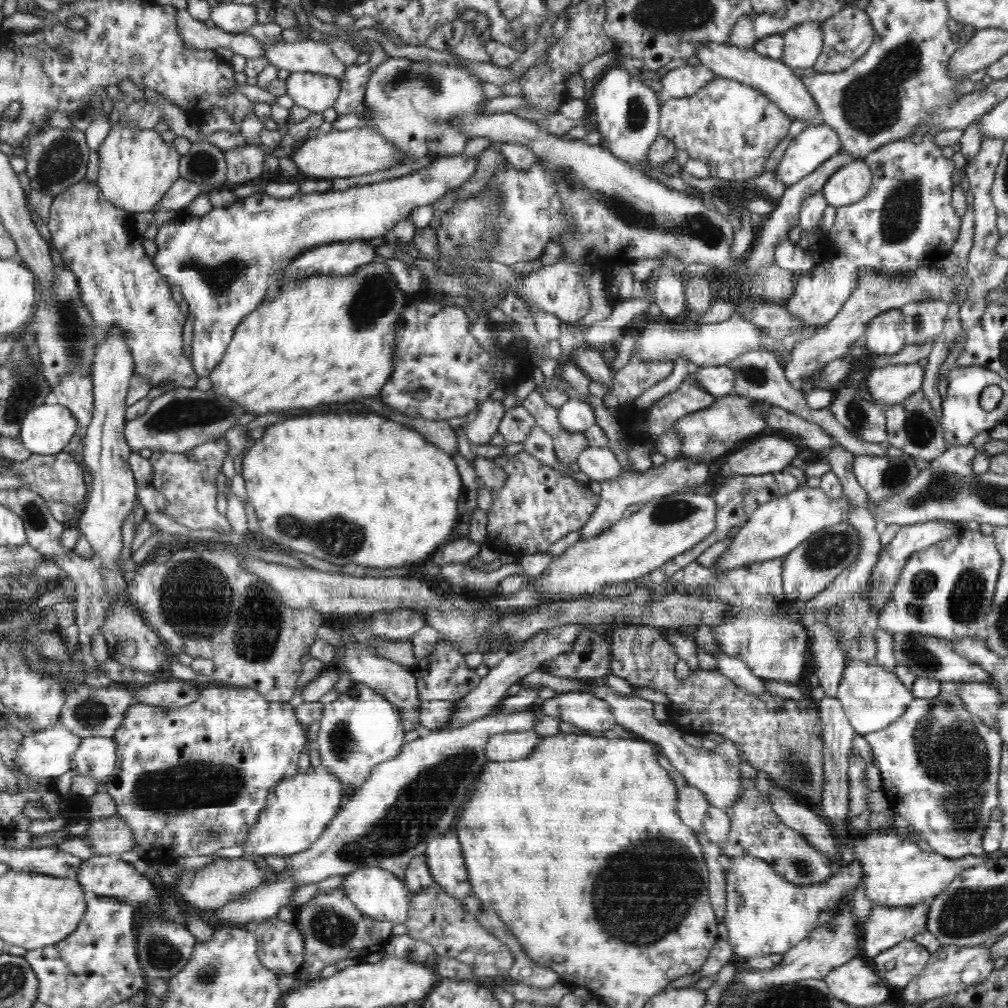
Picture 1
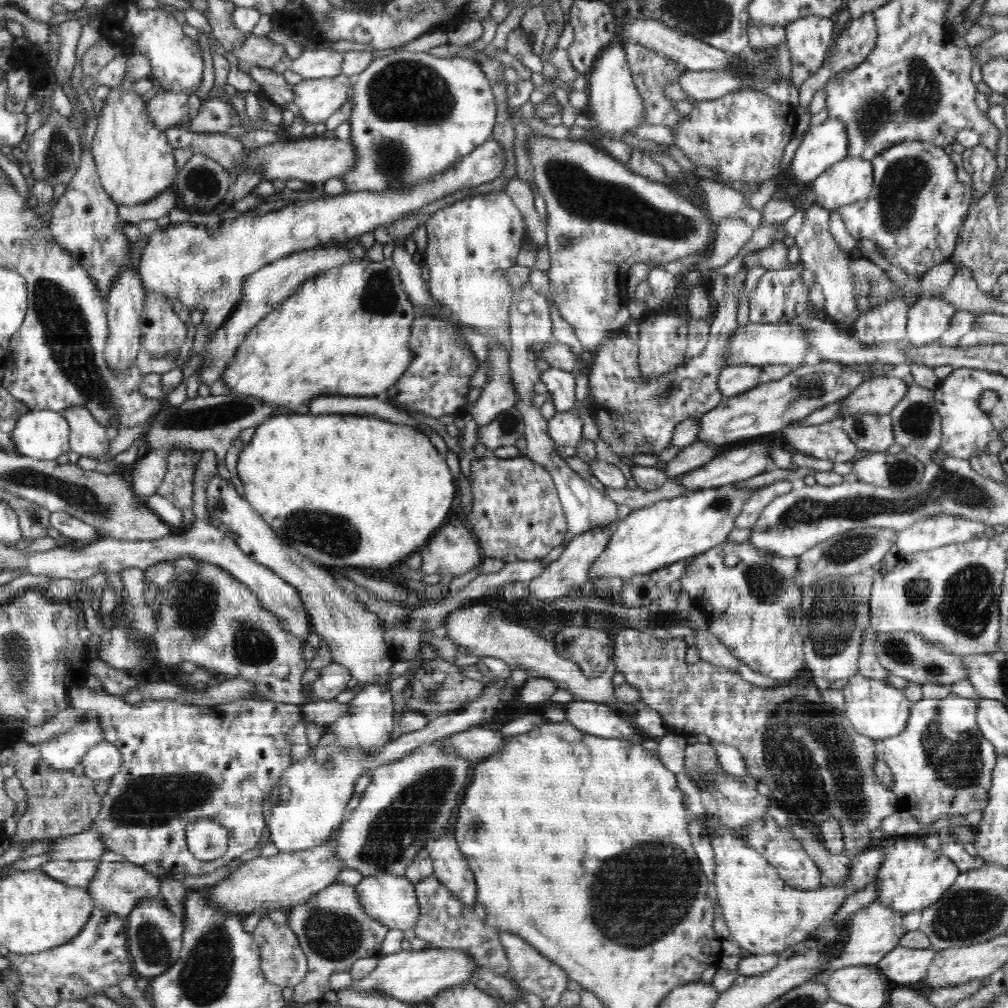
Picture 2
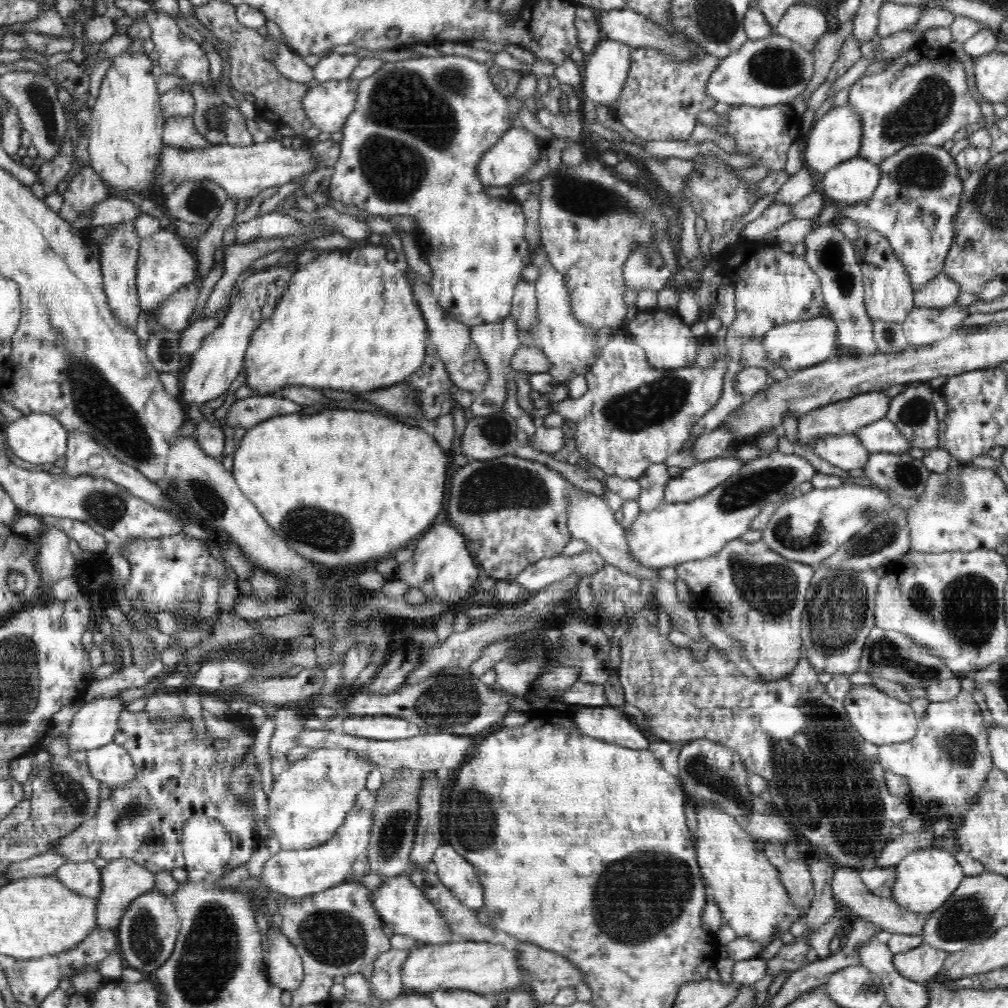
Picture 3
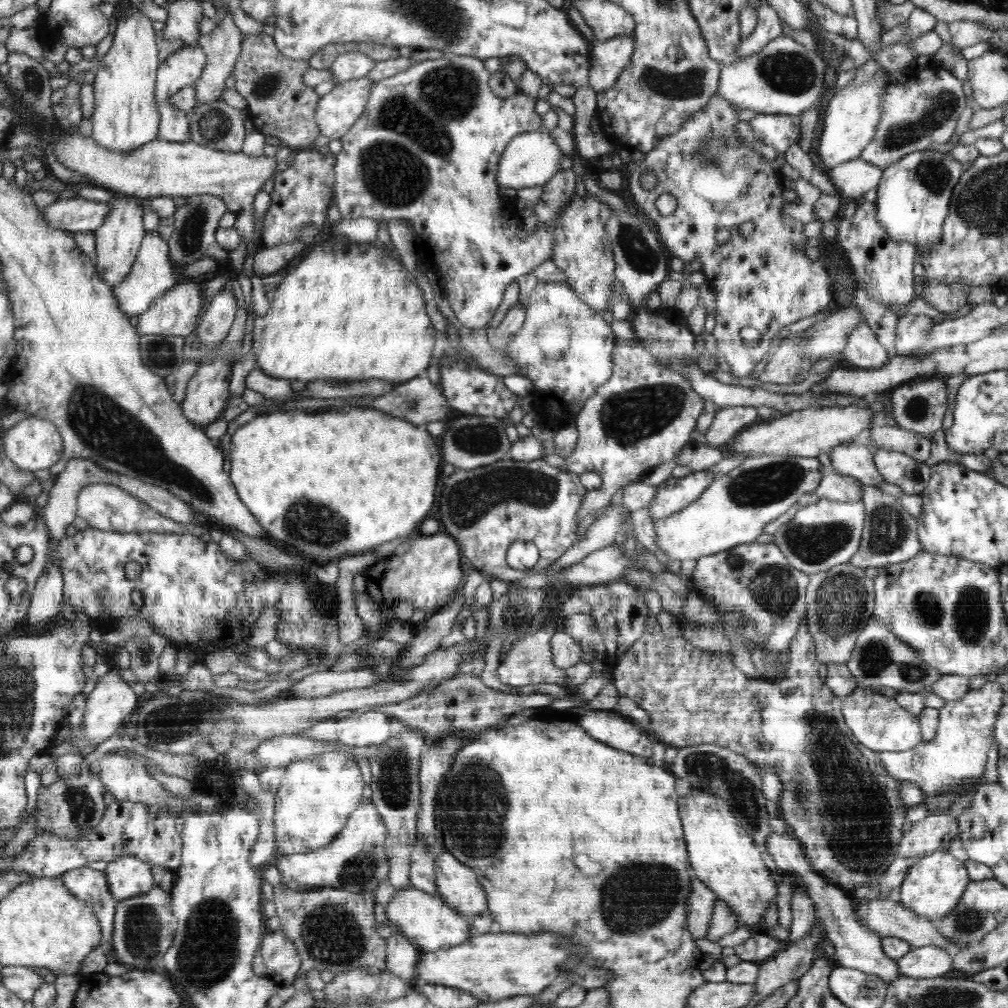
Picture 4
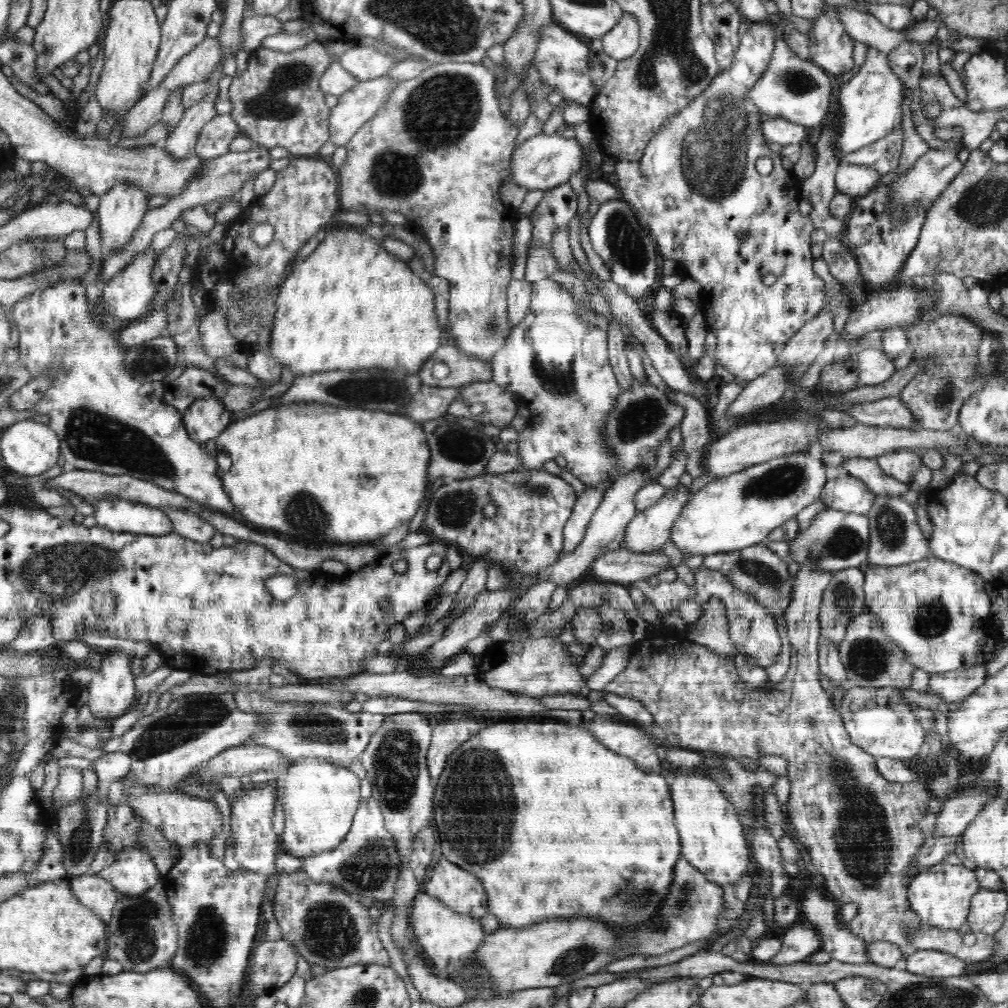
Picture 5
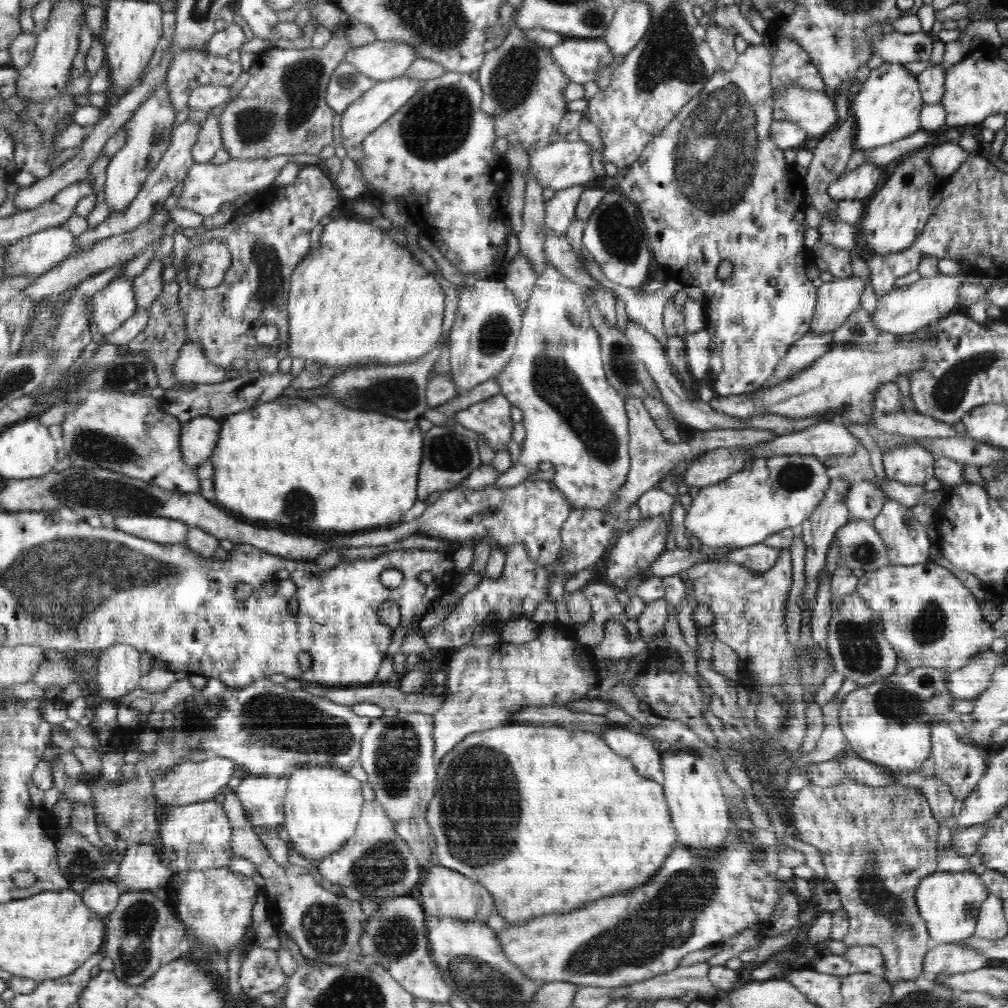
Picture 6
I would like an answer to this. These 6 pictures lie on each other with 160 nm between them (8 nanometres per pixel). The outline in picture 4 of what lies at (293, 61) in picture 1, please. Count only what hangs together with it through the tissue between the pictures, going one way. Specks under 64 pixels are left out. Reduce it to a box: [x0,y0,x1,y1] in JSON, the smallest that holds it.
[331,49,376,82]

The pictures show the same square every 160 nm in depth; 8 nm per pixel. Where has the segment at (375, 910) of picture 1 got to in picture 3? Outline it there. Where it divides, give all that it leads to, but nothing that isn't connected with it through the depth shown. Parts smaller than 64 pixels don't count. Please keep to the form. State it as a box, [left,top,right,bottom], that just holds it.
[372,873,454,945]

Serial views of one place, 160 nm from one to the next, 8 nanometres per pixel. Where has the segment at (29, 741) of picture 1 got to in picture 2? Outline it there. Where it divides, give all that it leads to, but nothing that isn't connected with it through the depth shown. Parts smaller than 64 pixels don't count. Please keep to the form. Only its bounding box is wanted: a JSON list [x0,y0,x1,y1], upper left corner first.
[37,716,105,770]

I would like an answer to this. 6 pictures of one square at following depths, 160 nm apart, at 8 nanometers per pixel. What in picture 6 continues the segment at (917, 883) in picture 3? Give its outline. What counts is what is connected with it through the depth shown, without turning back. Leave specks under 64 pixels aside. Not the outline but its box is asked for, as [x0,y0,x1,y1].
[916,872,989,944]

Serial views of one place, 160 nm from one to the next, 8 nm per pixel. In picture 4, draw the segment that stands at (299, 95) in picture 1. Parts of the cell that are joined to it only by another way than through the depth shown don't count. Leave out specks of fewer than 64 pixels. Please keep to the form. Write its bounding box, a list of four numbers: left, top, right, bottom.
[317,77,374,140]

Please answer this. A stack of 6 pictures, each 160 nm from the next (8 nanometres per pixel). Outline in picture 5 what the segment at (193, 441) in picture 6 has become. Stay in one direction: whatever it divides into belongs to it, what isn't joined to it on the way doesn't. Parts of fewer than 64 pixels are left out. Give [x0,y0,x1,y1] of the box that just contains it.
[183,396,231,444]

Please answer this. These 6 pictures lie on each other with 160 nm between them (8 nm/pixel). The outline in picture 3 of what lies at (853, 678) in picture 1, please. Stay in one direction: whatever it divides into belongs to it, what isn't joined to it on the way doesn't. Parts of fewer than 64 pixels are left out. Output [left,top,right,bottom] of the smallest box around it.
[844,684,918,747]

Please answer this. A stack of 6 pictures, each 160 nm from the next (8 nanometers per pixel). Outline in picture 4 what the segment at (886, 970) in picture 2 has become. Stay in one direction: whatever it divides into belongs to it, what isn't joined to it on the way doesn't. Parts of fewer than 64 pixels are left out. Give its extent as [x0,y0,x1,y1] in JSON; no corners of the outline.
[897,945,953,978]

